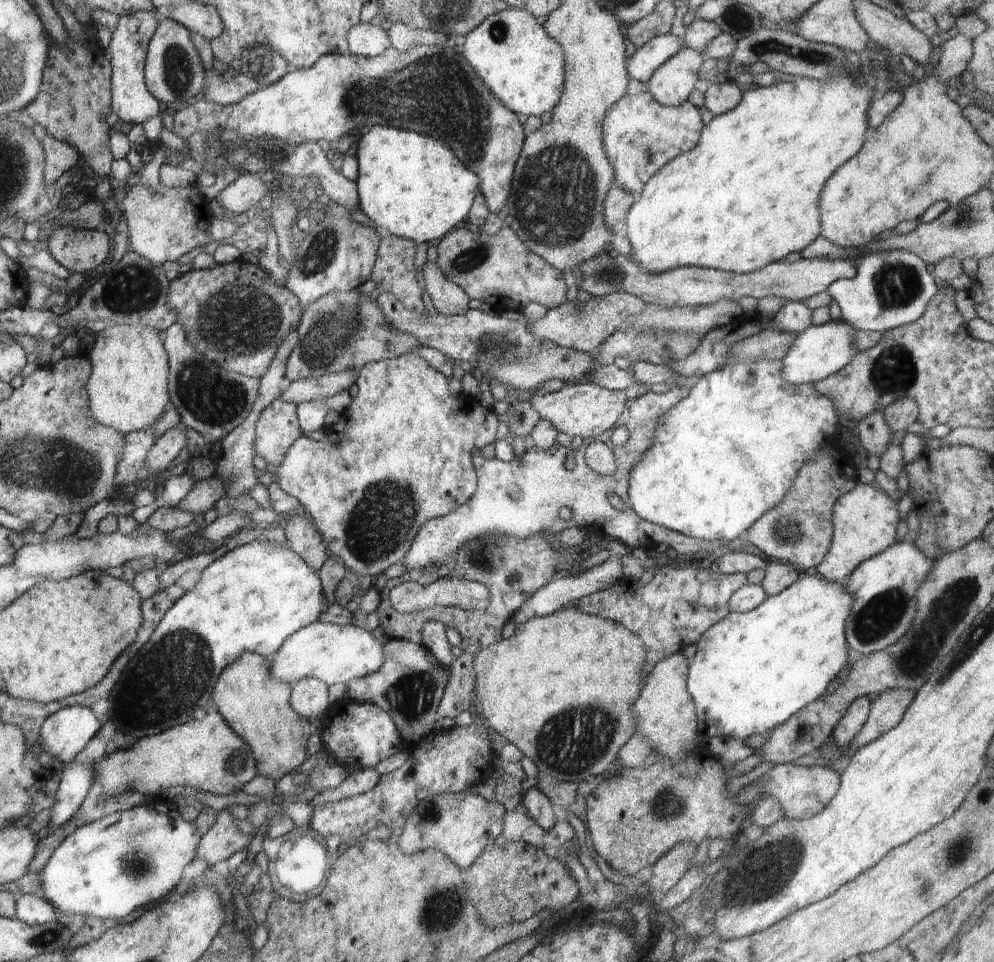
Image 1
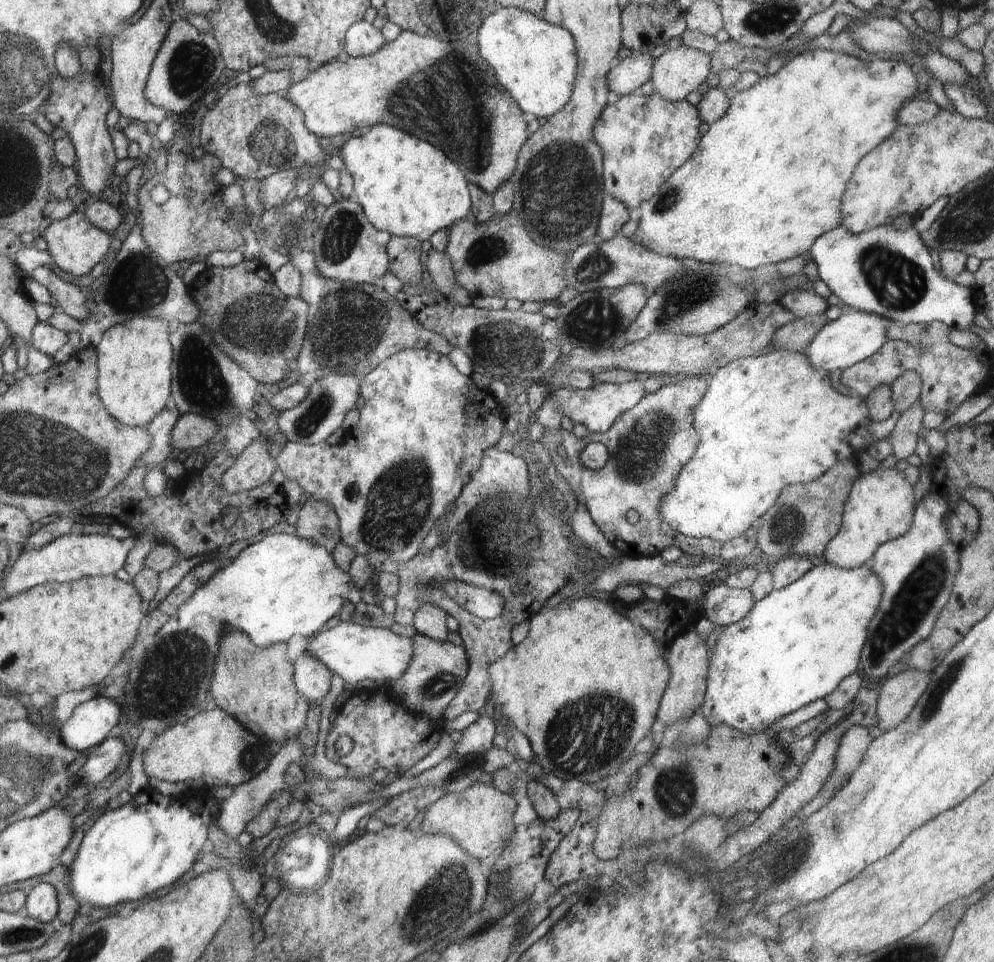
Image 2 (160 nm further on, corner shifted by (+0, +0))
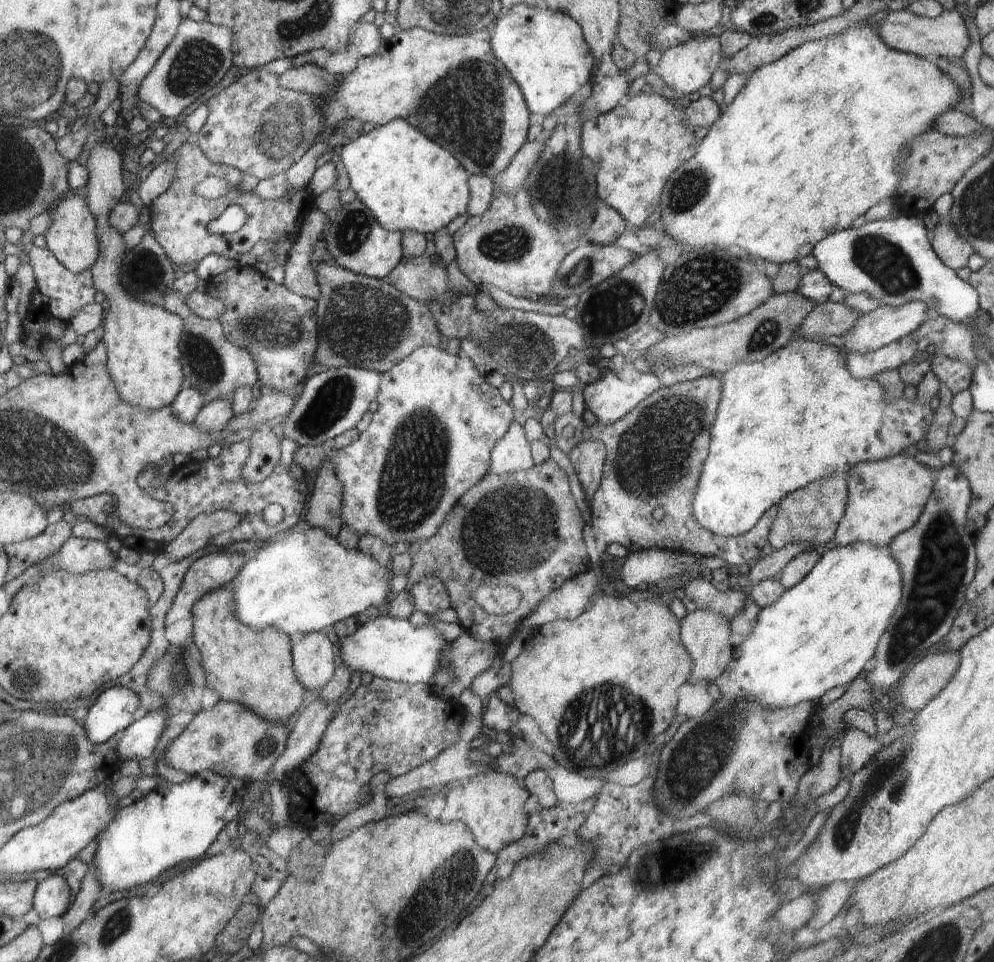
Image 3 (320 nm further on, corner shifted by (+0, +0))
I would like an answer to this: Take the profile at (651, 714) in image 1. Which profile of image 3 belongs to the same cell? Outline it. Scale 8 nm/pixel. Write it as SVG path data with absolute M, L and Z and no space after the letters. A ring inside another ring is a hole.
M694 610L686 614L680 621L680 642L688 656L692 658L692 672L686 683L696 684L700 680L706 680L708 684L714 684L726 671L730 660L734 658L737 637L731 634L730 621L724 614L714 610Z

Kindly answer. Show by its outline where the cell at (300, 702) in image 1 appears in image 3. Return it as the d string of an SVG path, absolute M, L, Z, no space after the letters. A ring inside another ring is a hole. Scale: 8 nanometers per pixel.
M322 631L310 632L295 644L295 675L310 692L322 690L334 676L334 646Z

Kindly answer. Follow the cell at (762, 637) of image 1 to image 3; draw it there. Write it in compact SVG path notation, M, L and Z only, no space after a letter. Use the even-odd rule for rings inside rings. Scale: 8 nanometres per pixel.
M856 542L844 548L821 550L821 558L810 573L772 604L760 610L750 634L738 638L734 658L716 682L719 697L758 700L760 706L790 708L800 702L819 700L828 690L852 683L871 663L880 634L884 633L902 596L900 564L890 547Z

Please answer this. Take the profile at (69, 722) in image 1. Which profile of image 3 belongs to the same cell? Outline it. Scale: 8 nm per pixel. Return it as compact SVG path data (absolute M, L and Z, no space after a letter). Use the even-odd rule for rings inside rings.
M112 686L104 690L100 696L96 697L96 702L88 708L86 716L84 716L84 730L86 736L92 744L100 745L107 742L110 738L119 736L130 724L132 724L133 715L137 712L140 704L138 696L134 694L130 688L122 688L122 686Z

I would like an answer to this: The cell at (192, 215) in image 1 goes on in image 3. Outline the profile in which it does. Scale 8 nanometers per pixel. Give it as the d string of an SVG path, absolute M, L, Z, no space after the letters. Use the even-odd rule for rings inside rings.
M194 140L178 145L175 148L176 172L170 188L160 194L152 204L149 212L152 234L166 252L171 263L186 266L192 262L202 261L208 254L218 254L243 262L251 256L254 245L259 240L270 240L274 244L289 241L291 245L298 238L306 216L315 206L315 196L310 192L310 186L290 189L280 200L262 200L254 192L240 192L238 184L244 178L236 168L211 162L208 156L199 148ZM208 177L218 177L229 182L230 190L216 200L203 198L194 193L194 188ZM231 205L239 205L246 209L247 220L240 231L227 234L215 234L208 230L208 224L218 219L220 214Z

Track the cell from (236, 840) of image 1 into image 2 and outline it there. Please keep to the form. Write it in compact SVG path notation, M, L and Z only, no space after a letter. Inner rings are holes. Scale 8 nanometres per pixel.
M299 739L288 740L285 745L279 748L279 751L271 758L268 766L260 772L259 775L254 776L250 780L233 786L233 791L220 804L219 818L216 820L217 825L229 835L238 837L244 832L246 825L252 819L255 819L263 810L264 807L271 801L277 794L287 789L284 780L285 769L288 768L292 762L300 763L302 754L305 752L305 746L300 744Z

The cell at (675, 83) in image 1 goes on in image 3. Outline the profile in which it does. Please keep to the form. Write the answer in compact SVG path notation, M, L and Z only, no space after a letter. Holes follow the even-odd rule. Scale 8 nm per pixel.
M693 36L692 40L664 51L653 75L661 78L666 83L666 87L675 91L678 96L684 96L699 92L701 88L708 86L720 64L719 37L700 38L699 36Z

